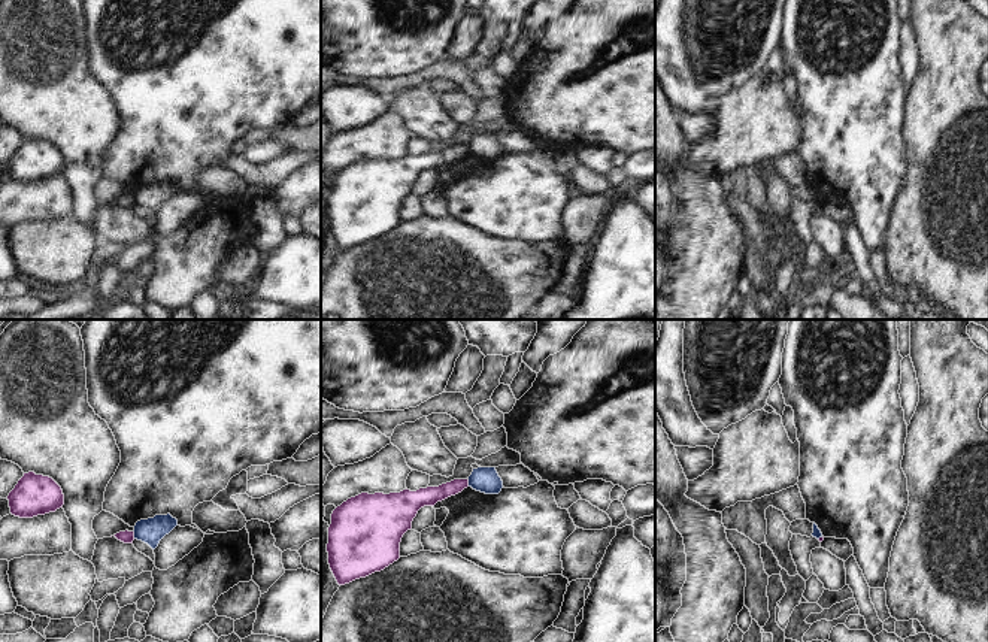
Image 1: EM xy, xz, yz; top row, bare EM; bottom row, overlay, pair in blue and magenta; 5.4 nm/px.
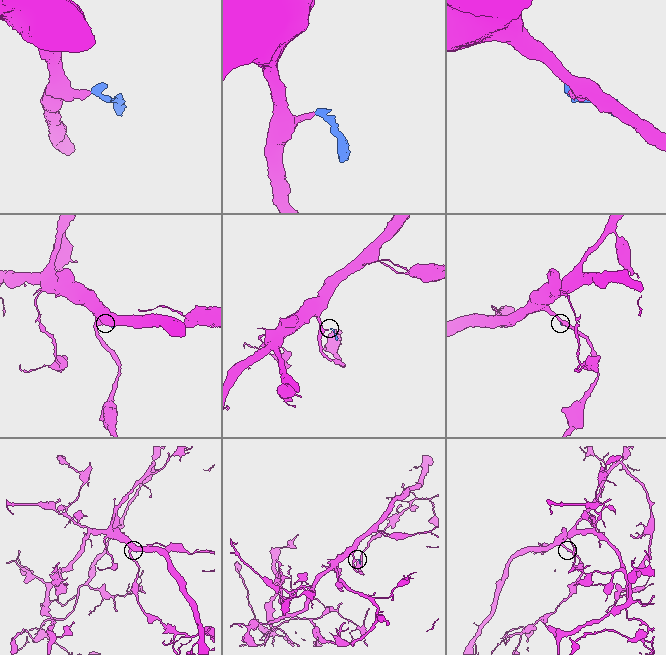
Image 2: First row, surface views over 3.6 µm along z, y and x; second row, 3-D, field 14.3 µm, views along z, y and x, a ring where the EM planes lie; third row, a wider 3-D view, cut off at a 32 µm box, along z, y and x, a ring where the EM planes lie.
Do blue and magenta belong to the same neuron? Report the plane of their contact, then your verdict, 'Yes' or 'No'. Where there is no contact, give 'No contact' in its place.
Touches blue in xy. No

